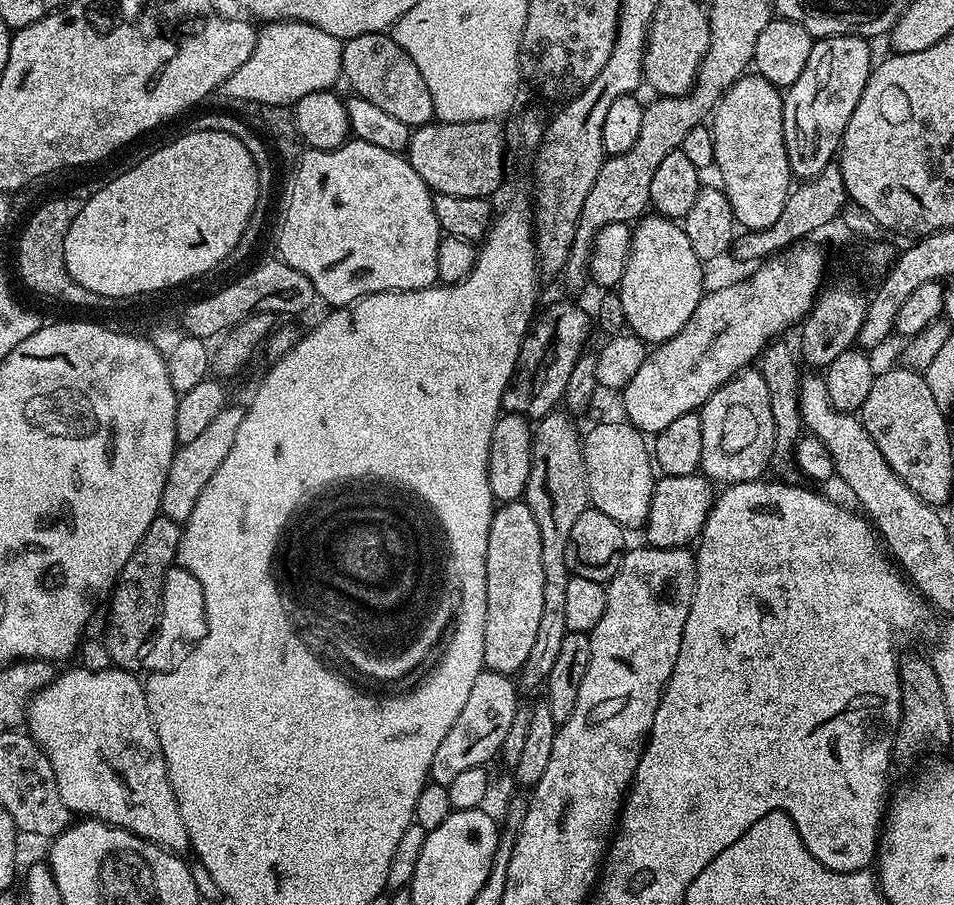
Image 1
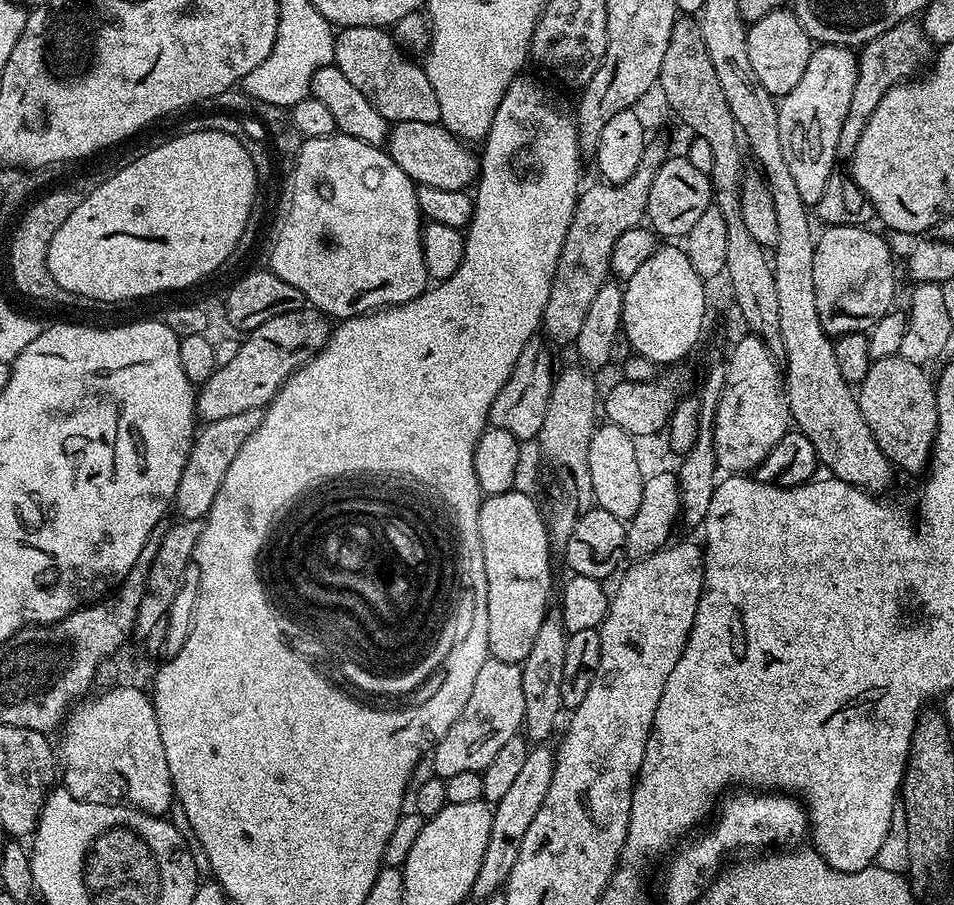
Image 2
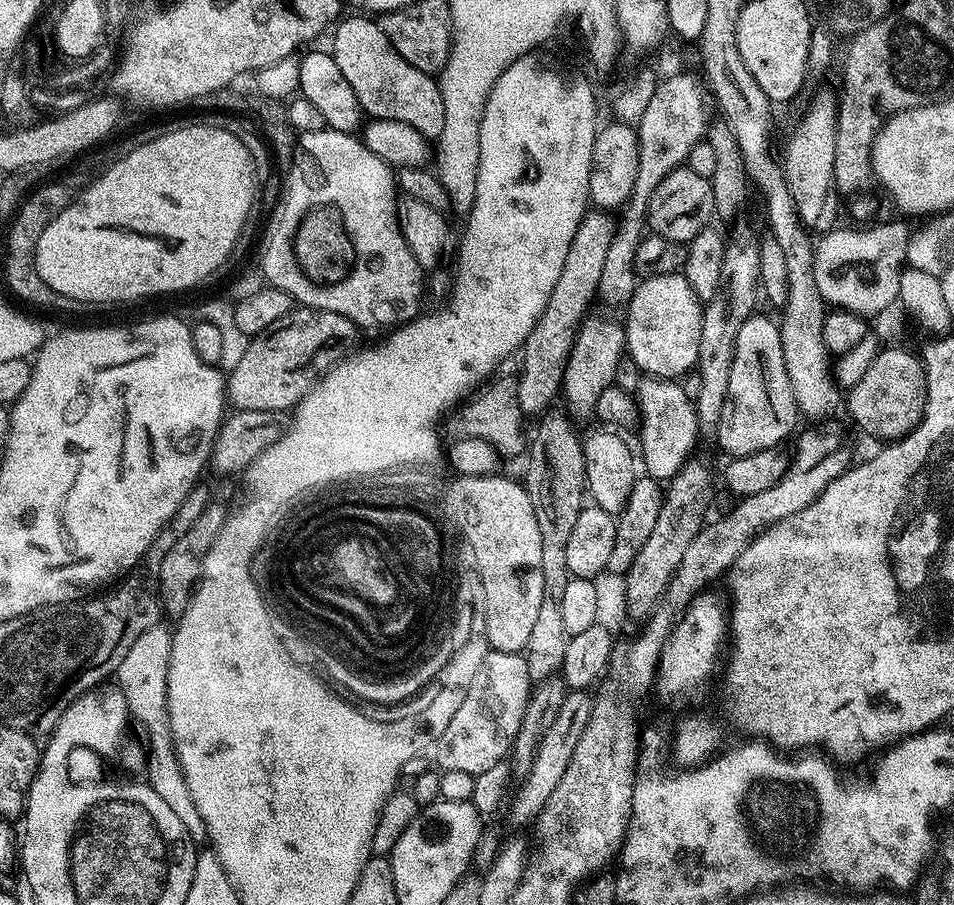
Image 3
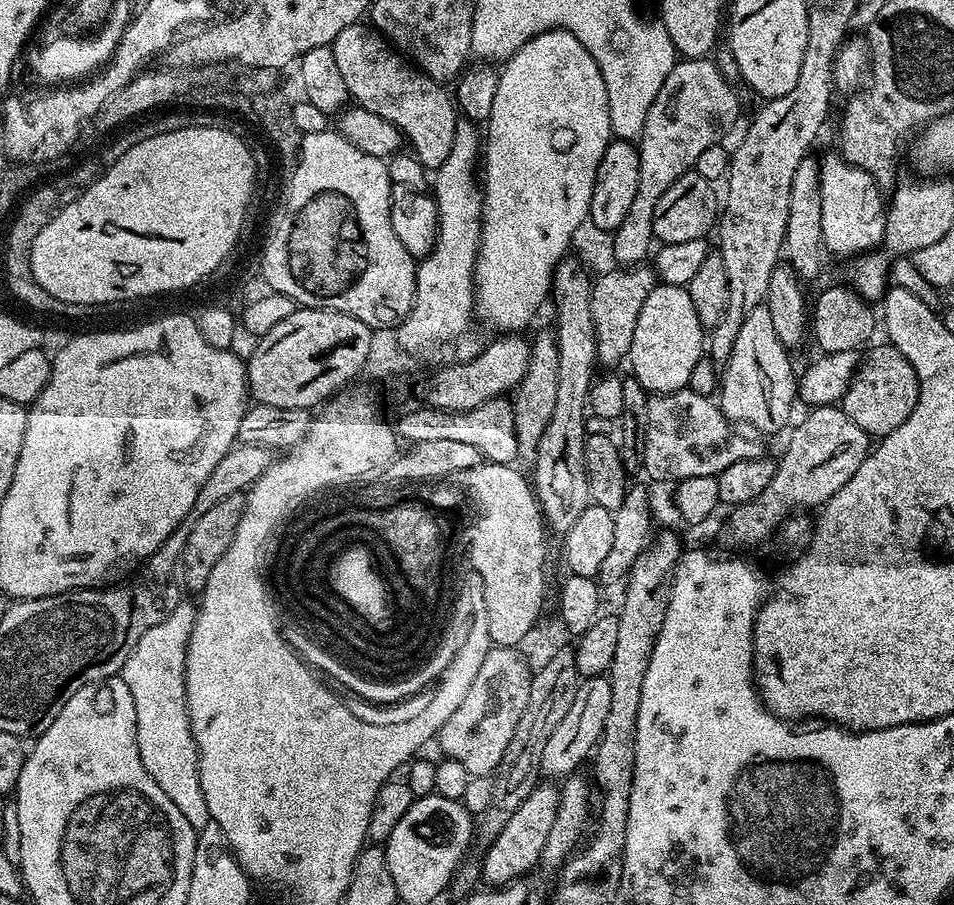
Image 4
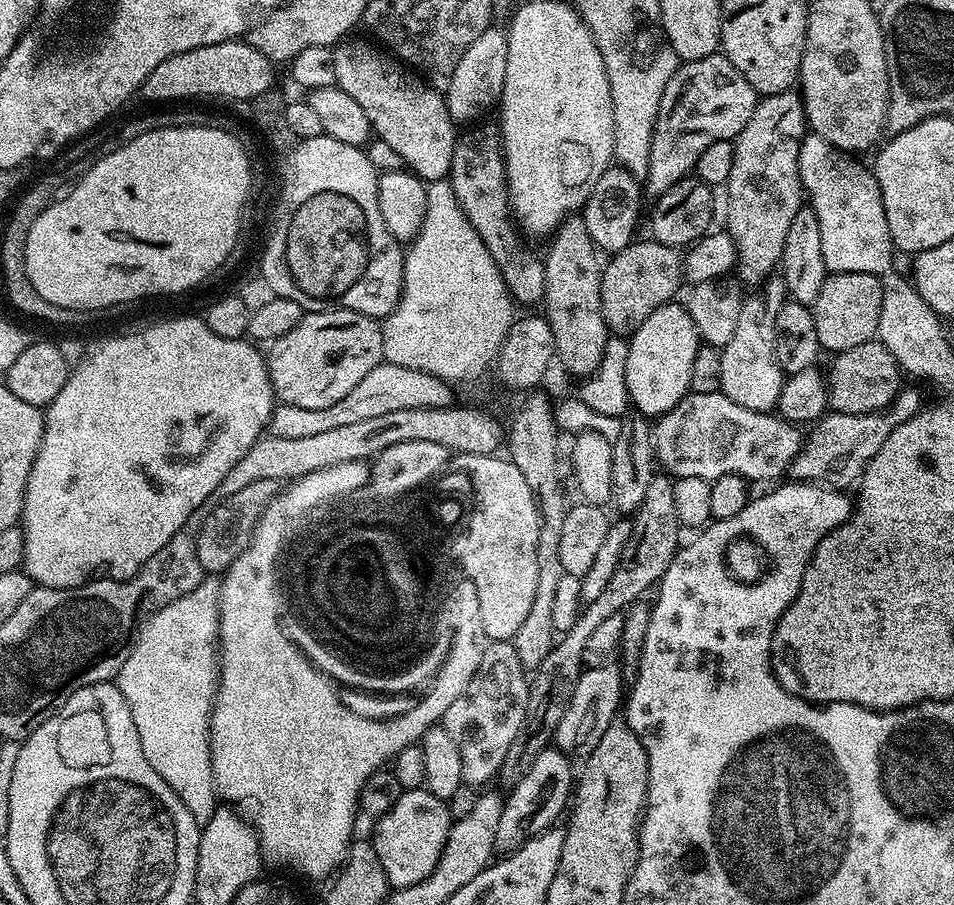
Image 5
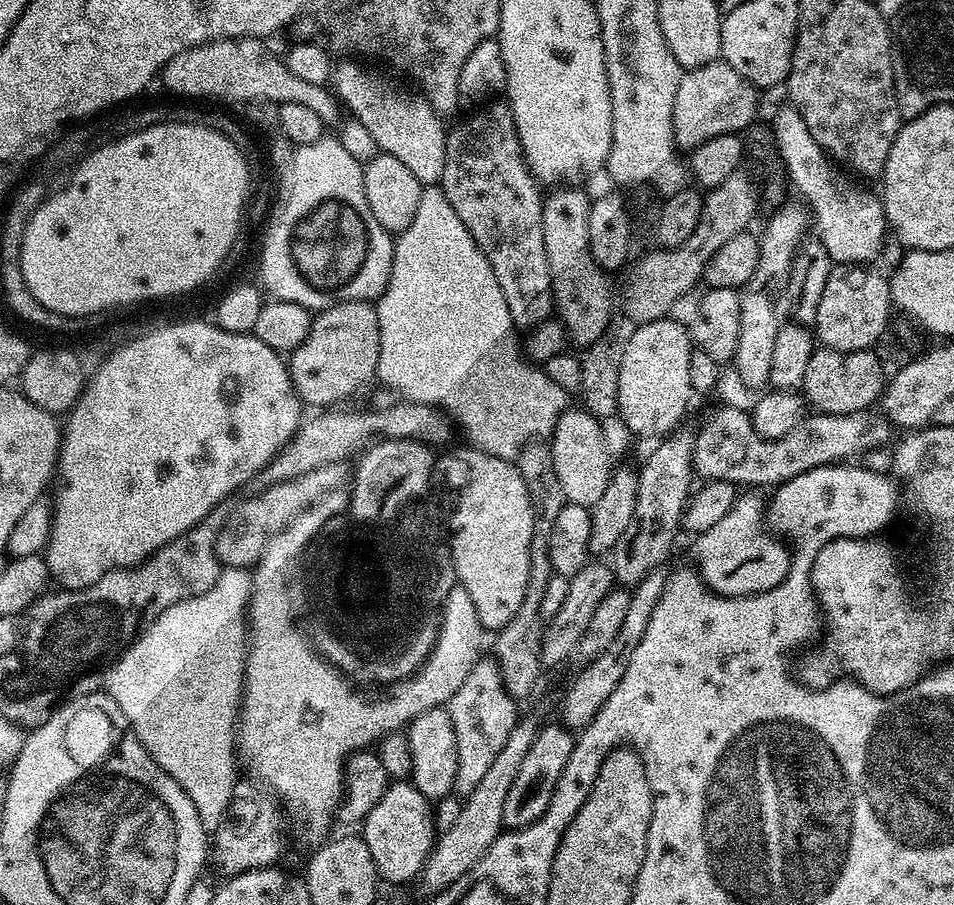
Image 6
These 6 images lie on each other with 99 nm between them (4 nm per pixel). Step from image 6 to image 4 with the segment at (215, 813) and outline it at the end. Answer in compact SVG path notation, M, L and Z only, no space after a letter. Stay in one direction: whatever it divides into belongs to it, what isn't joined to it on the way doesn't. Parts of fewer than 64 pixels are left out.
M195 603L177 604L158 626L150 626L142 638L138 638L134 650L130 650L130 658L126 658L124 667L118 675L124 679L130 694L134 698L134 714L136 715L136 733L138 734L138 750L142 758L142 766L146 766L146 774L158 782L158 787L178 806L179 812L190 822L190 826L197 830L205 828L210 822L206 796L202 794L200 781L200 767L198 766L198 750L194 742L192 727L188 721L188 699L184 689L184 672L186 670L186 654L188 653L188 639L192 633L192 625L196 623L198 611Z

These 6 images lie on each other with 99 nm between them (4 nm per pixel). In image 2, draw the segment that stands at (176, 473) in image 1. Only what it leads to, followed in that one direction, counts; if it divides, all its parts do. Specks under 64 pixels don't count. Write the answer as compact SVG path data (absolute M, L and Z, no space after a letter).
M261 409L245 410L243 414L234 414L230 418L218 418L213 424L205 423L197 431L192 442L192 449L186 458L186 466L182 470L182 478L178 481L178 490L174 501L175 515L182 520L204 520L210 506L218 494L218 486L222 486L222 478L226 478L226 470L230 470L230 462L234 462L234 454L242 450L246 438L258 430L264 417Z

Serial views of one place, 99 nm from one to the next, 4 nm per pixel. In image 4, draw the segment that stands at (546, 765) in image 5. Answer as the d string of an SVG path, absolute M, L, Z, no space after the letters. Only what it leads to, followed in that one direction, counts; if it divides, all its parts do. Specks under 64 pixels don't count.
M541 782L536 789L514 810L510 822L502 829L502 834L494 838L494 846L483 849L480 861L480 878L488 888L503 888L514 880L527 877L532 867L540 864L540 855L546 846L550 826L554 826L554 814L558 814L560 788L552 782Z

